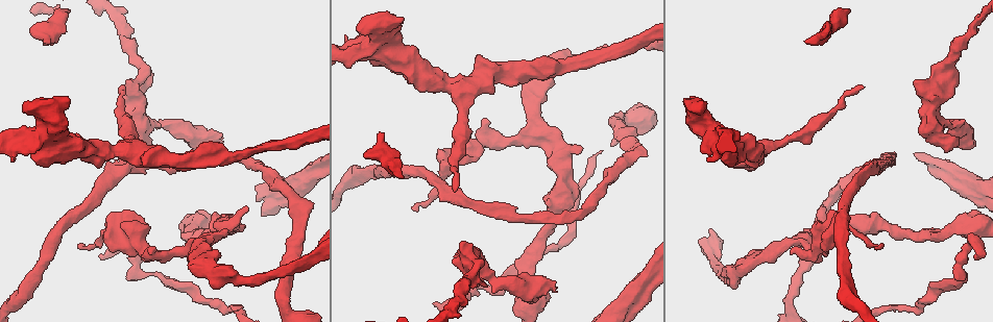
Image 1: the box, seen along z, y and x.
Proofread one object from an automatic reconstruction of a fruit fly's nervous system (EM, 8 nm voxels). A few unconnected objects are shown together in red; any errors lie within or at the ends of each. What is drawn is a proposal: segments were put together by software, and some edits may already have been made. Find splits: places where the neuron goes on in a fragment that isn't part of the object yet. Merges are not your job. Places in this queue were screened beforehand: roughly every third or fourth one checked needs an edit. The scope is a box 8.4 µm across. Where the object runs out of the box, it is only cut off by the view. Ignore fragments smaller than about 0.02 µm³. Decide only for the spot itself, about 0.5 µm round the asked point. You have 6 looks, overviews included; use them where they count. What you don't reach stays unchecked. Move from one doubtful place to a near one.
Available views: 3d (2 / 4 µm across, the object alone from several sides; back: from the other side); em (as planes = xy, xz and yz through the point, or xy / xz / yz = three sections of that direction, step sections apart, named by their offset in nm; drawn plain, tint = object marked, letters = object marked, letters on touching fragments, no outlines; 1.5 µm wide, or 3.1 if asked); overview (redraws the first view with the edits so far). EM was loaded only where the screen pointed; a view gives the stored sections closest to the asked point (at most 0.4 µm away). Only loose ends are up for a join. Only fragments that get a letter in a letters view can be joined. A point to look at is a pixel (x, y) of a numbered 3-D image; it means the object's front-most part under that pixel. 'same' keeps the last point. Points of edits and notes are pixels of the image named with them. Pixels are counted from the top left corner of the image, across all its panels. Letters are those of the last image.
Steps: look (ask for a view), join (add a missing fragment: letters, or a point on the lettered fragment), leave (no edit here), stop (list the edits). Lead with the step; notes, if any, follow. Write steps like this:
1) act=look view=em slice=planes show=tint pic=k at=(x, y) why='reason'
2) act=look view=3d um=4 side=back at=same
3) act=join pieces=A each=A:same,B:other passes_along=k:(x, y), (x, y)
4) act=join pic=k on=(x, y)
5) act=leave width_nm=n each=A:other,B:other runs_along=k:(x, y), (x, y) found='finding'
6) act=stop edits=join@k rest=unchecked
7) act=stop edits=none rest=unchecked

act=look view=3d um=2 pic=1 at=(865, 86)

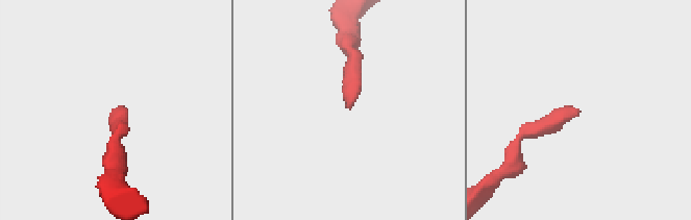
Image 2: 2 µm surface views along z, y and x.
act=look view=em slice=planes show=letters pic=2 at=(578, 112)

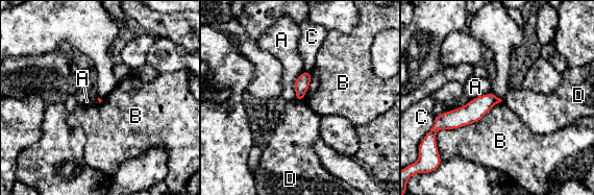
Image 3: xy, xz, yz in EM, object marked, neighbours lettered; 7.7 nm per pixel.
act=leave each=A:other,B:other,C:other,D:other border=3:(501, 100), (477, 121), (436, 132) found='no lettered fragment goes on from it'

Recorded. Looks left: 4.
act=look view=3d um=4 pic=1 at=(246, 207) why='branch stops here'

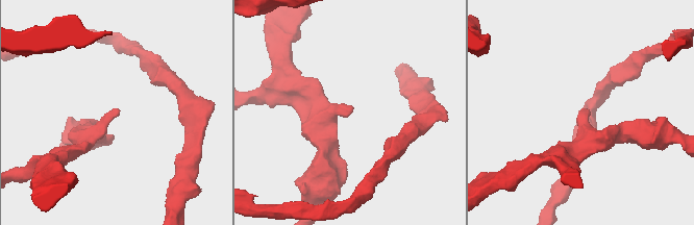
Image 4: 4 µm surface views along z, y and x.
act=look view=em slice=planes show=letters pic=4 at=(353, 108) why='now the EM'

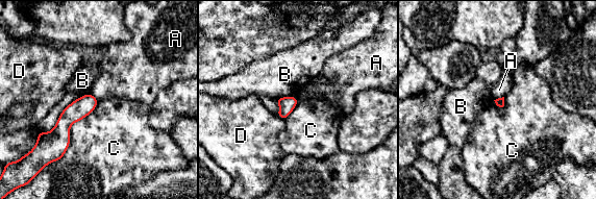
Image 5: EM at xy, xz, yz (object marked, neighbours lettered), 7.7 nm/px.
act=leave each=A:other,B:other,C:other,D:other runs_along=5:(89, 96), (64, 123), (58, 148) found='none of them fits'

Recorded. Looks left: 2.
act=look view=3d um=4 pic=1 at=(78, 245) why='an open end'

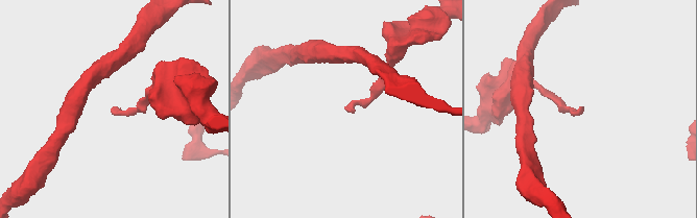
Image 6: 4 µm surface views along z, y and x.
act=look view=em slice=planes show=letters pic=6 at=(345, 106)

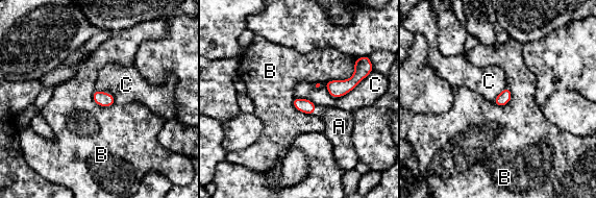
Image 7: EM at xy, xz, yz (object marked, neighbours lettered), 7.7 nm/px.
act=join pieces=A width_nm=100 each=A:same,B:other,C:other passes_along=7:(304, 105), (315, 109), (339, 126) found='the neuron continues'

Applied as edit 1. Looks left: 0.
act=stop edits=join@7 rest=unchecked

